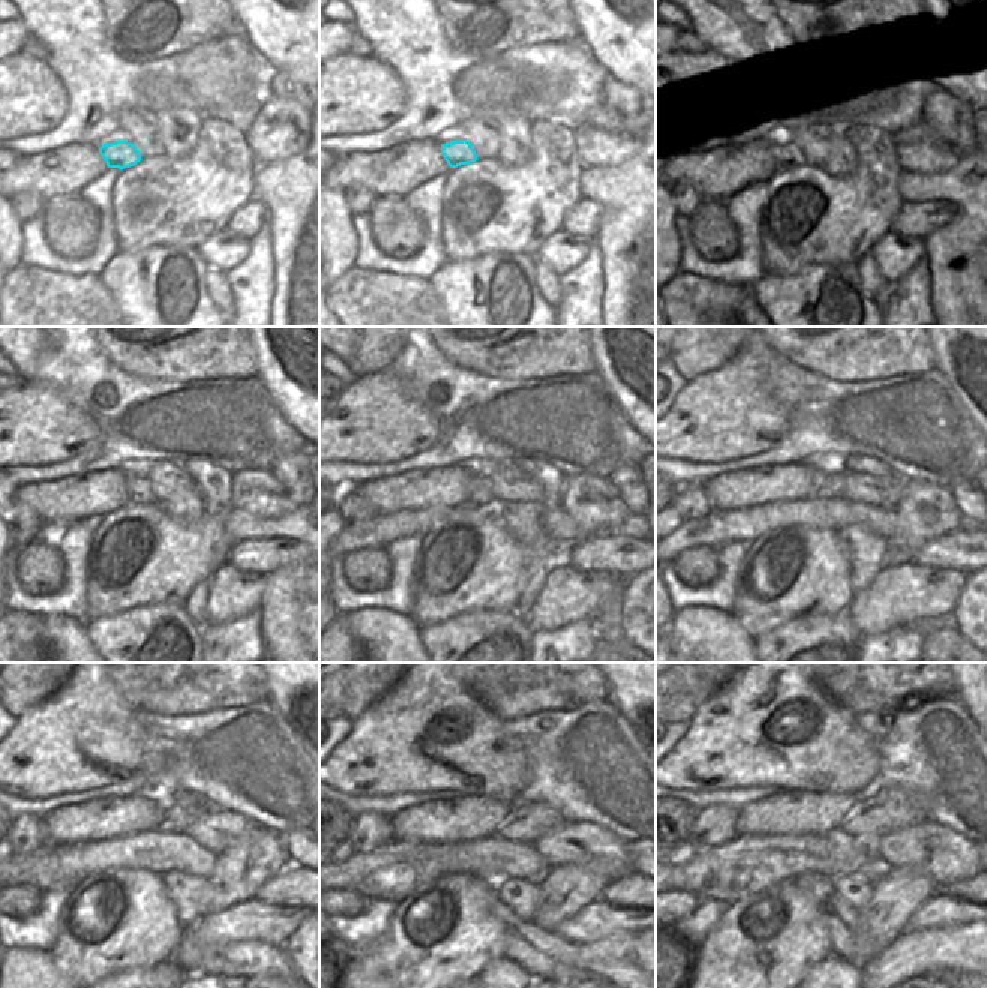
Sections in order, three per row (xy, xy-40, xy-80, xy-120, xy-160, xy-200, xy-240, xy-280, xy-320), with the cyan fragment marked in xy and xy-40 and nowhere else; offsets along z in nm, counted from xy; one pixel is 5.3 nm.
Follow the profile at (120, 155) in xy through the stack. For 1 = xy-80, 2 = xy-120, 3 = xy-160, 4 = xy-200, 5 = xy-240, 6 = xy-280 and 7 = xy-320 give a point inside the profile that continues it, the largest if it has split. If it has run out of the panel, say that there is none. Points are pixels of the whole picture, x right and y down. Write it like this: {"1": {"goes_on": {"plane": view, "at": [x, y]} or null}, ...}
{"1": {"goes_on": {"plane": "xy-80", "at": [801, 152]}}, "2": {"goes_on": {"plane": "xy-120", "at": [140, 492]}}, "3": {"goes_on": {"plane": "xy-160", "at": [480, 486]}}, "4": {"goes_on": {"plane": "xy-200", "at": [825, 486]}}, "5": {"goes_on": {"plane": "xy-240", "at": [176, 820]}}, "6": {"goes_on": {"plane": "xy-280", "at": [528, 820]}}, "7": {"goes_on": {"plane": "xy-320", "at": [893, 808]}}}

